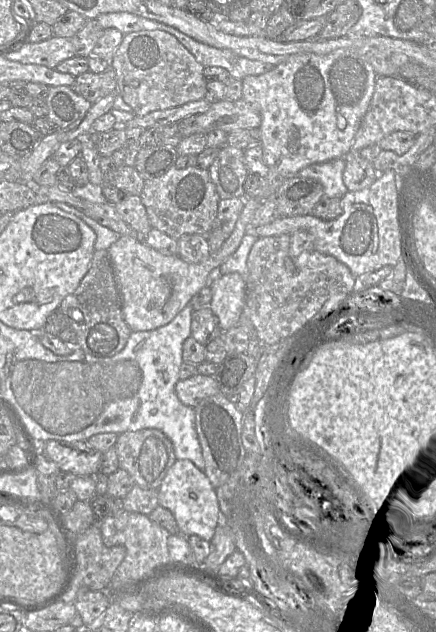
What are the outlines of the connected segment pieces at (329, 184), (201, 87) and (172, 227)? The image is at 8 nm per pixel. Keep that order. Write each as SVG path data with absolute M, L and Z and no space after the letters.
M337 158L323 163L306 166L298 172L298 176L318 181L328 198L341 198L348 192L343 182L344 158Z
M141 30L123 36L111 66L116 75L117 92L129 105L135 116L145 116L157 110L165 110L189 102L201 100L206 95L204 66L183 46L176 37L162 30Z
M176 166L163 176L145 181L140 194L152 228L178 240L183 235L207 236L214 226L220 197L210 179L209 170L199 167L178 169Z

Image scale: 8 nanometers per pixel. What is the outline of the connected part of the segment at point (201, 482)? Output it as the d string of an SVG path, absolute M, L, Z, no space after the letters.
M176 459L157 491L159 505L173 514L182 535L197 535L211 541L221 521L221 510L216 492L204 471L198 469L190 460Z

